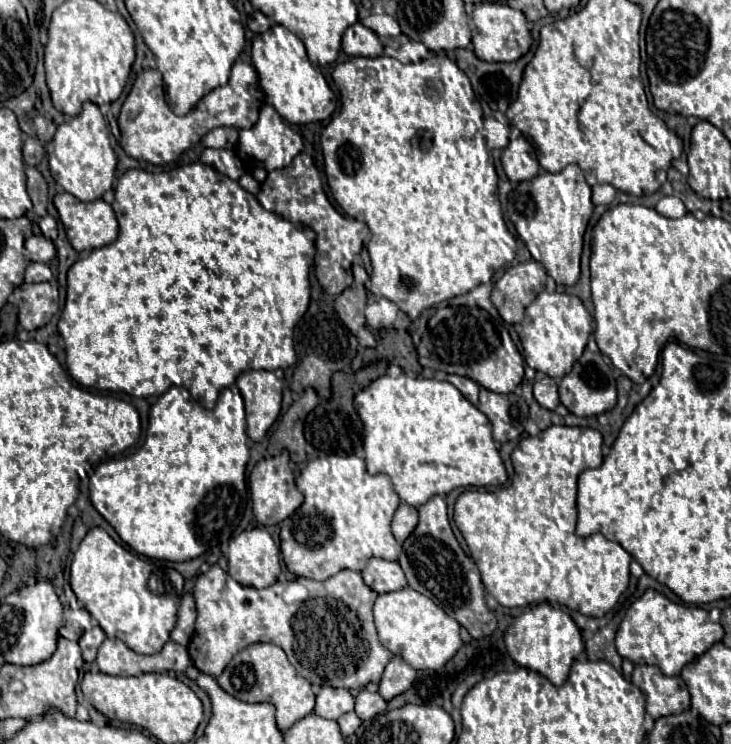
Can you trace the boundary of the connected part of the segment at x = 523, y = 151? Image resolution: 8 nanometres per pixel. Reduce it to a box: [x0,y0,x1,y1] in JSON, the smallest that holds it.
[502,136,540,182]

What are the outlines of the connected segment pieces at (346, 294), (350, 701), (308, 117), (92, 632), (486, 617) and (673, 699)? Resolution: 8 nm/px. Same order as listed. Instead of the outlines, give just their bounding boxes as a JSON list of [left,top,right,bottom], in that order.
[[334,288,376,348],[314,686,354,720],[252,25,336,124],[80,626,106,662],[400,496,498,638],[632,666,690,720]]

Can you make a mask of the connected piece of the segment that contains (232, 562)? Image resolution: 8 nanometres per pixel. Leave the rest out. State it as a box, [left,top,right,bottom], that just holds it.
[228,528,280,588]

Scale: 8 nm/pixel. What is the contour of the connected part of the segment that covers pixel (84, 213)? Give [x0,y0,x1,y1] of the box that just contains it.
[54,192,118,252]

